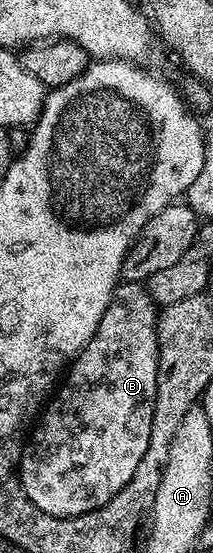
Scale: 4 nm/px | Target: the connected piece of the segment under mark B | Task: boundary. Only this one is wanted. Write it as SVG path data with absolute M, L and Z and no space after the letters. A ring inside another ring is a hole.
M144 282L118 283L113 302L103 313L103 321L99 321L97 334L69 364L63 382L46 402L24 444L19 464L21 488L43 513L56 519L77 519L97 512L135 477L135 469L139 469L139 461L143 461L151 441L151 419L155 413L158 314L159 307Z

